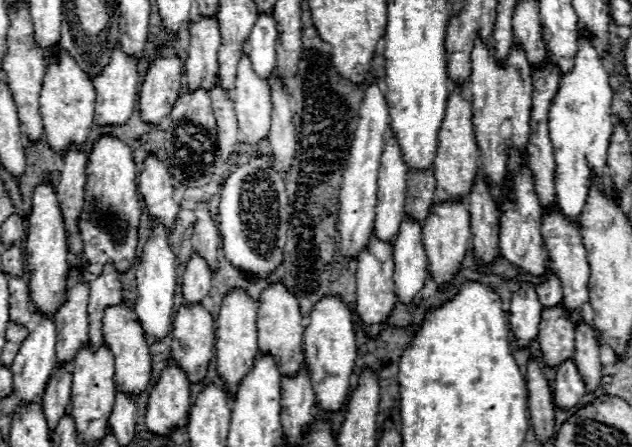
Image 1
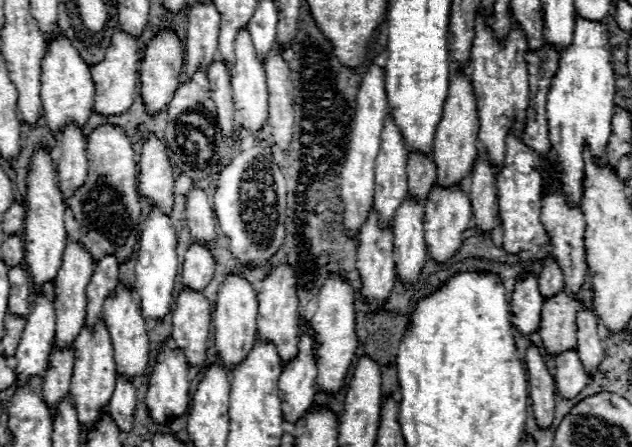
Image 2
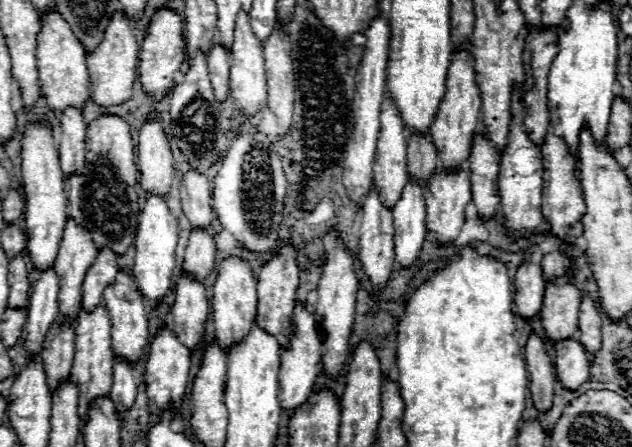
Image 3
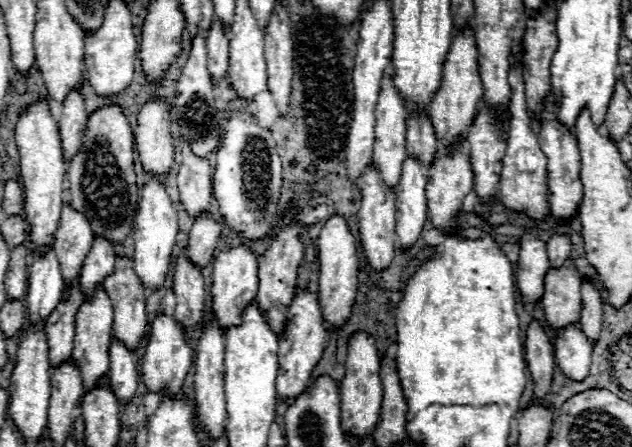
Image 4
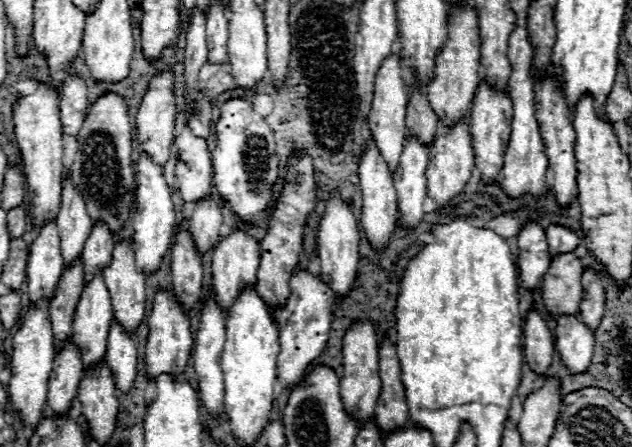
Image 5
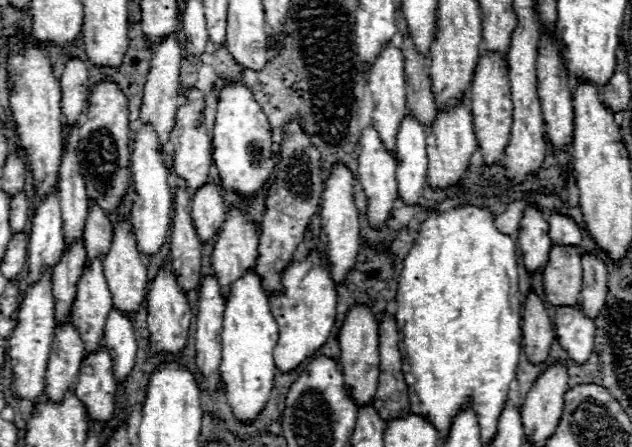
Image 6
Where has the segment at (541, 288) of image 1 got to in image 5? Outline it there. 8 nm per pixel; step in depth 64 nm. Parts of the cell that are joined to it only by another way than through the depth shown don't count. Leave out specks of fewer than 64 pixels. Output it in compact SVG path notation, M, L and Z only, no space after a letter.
M550 226L548 232L546 232L546 238L548 238L548 244L550 244L550 254L560 254L560 252L572 252L580 238L570 232L568 228L562 228L562 226Z

